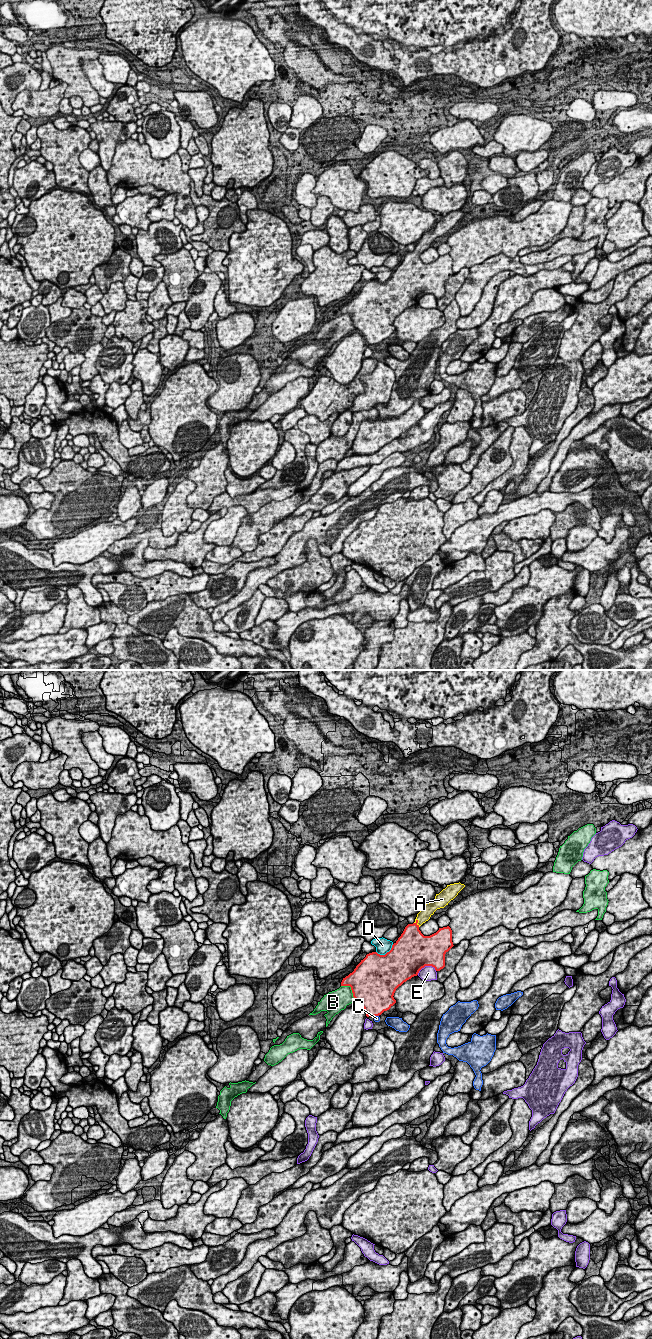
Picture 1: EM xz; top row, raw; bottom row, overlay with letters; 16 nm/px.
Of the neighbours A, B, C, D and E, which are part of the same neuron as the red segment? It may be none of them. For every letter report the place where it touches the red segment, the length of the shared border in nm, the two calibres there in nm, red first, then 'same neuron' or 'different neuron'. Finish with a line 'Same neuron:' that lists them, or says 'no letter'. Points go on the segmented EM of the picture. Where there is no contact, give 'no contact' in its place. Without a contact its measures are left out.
A: contact xz (417, 922); length 140 nm; calibres 320 and 200 nm; same neuron
B: contact xz (351, 989); length 380 nm; calibres 500 and 320 nm; different neuron
C: contact xz (376, 1015); length 90 nm; calibres 460 and 90 nm; different neuron
D: contact xz (386, 953); length 320 nm; calibres 500 and 240 nm; different neuron
E: contact xz (426, 965); length 320 nm; calibres 500 and 240 nm; different neuron
Same neuron: A

